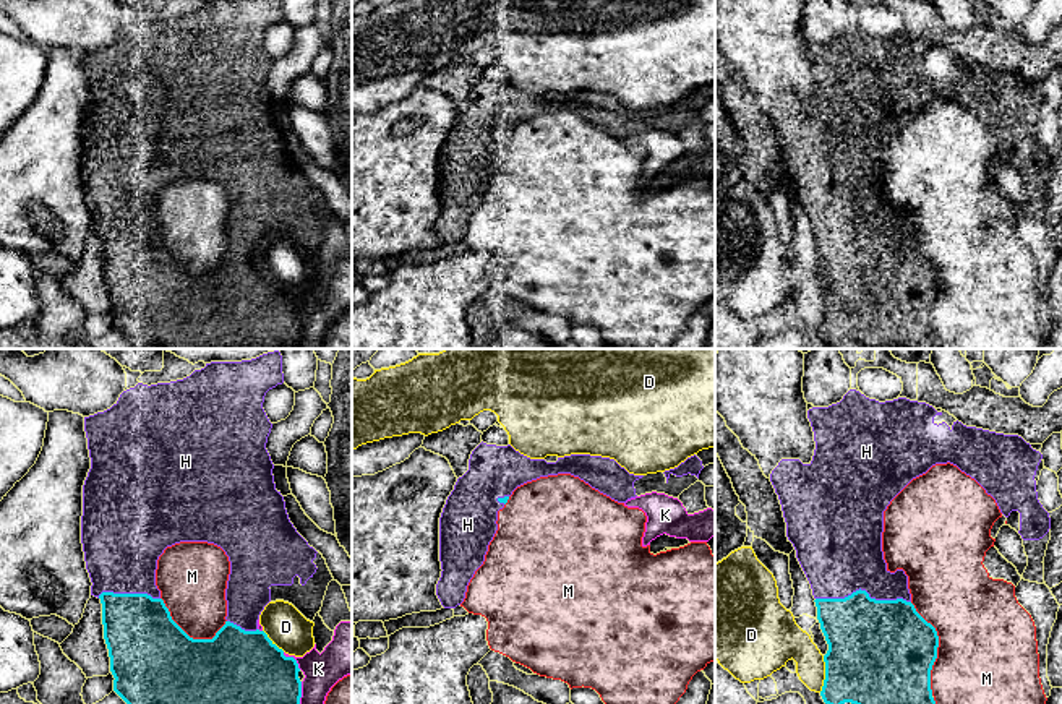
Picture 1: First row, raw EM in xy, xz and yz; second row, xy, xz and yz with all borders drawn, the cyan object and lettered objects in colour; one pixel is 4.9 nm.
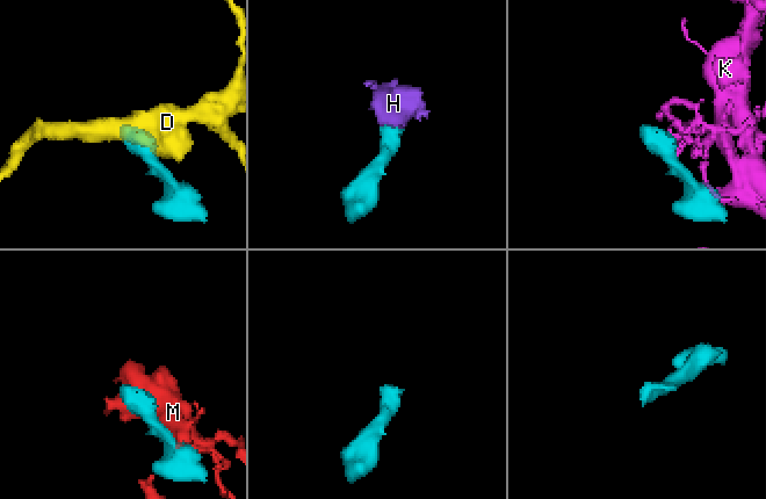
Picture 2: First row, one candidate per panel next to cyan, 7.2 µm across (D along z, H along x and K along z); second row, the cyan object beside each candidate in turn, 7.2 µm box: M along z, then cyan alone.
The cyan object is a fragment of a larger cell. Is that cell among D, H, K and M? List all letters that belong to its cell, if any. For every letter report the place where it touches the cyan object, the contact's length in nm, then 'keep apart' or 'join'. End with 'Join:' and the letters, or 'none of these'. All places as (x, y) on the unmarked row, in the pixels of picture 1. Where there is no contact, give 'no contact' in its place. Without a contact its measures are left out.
D: meets cyan in yz at (826, 310); contact 190 nm long; keep apart
H: meets cyan in yz at (863, 227); contact 480 nm long; join
K: meets cyan in xy at (294, 296); contact 130 nm long; keep apart
M: meets cyan in yz at (936, 286); contact 480 nm long; keep apart
Join: H

